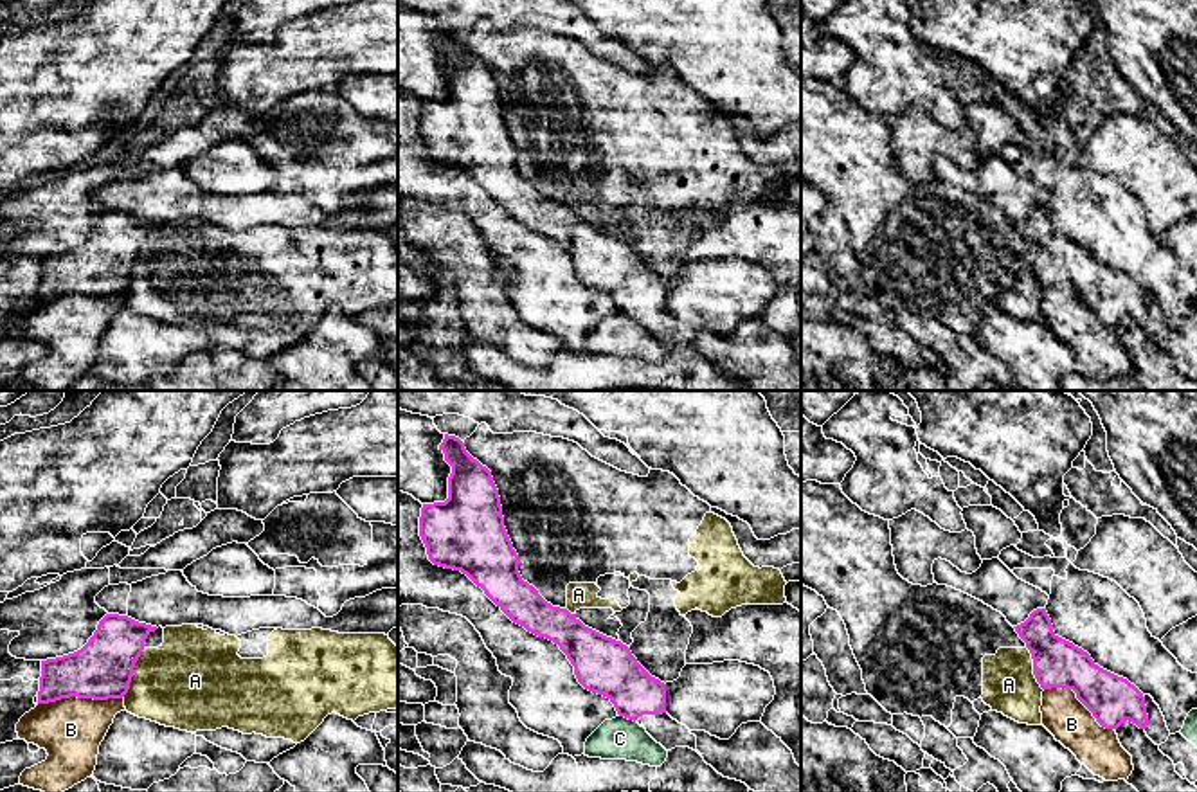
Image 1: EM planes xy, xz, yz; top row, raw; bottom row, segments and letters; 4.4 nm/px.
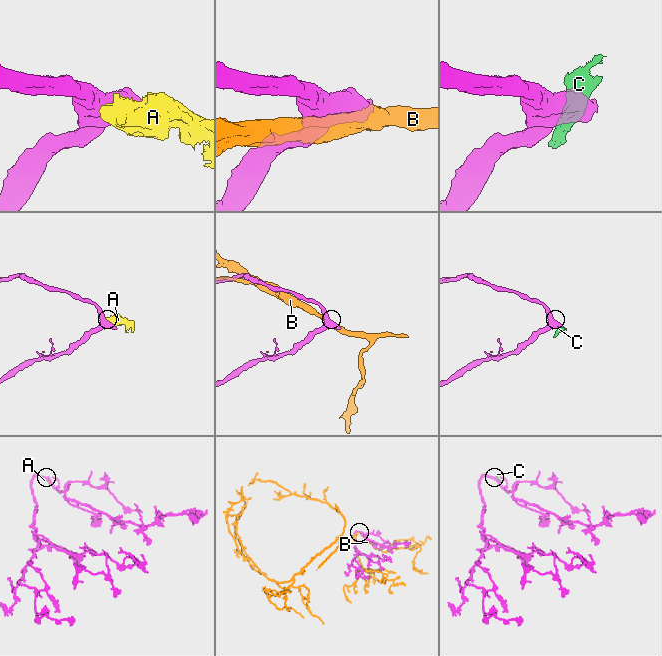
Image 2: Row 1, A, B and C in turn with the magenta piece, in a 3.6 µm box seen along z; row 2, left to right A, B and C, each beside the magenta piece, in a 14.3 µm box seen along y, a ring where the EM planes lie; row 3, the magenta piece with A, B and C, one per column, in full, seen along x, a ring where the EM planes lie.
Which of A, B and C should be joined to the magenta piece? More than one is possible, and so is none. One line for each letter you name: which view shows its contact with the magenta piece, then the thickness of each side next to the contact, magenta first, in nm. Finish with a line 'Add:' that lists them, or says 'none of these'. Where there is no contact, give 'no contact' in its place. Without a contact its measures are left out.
Add: none of these

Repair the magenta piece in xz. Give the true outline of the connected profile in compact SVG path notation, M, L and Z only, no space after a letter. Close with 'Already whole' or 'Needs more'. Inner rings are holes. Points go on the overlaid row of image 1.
M445 434L439 450L452 466L448 499L423 504L419 517L419 536L434 565L461 571L513 623L558 644L585 689L607 697L619 716L643 724L666 751L689 747L724 778L745 783L749 792L801 792L801 767L792 751L761 722L742 724L729 740L720 740L706 731L689 731L666 713L666 684L652 677L626 644L585 626L567 608L553 607L533 585L524 581L518 572L518 554L504 527L500 497L491 472L473 459L455 436Z. Needs more

